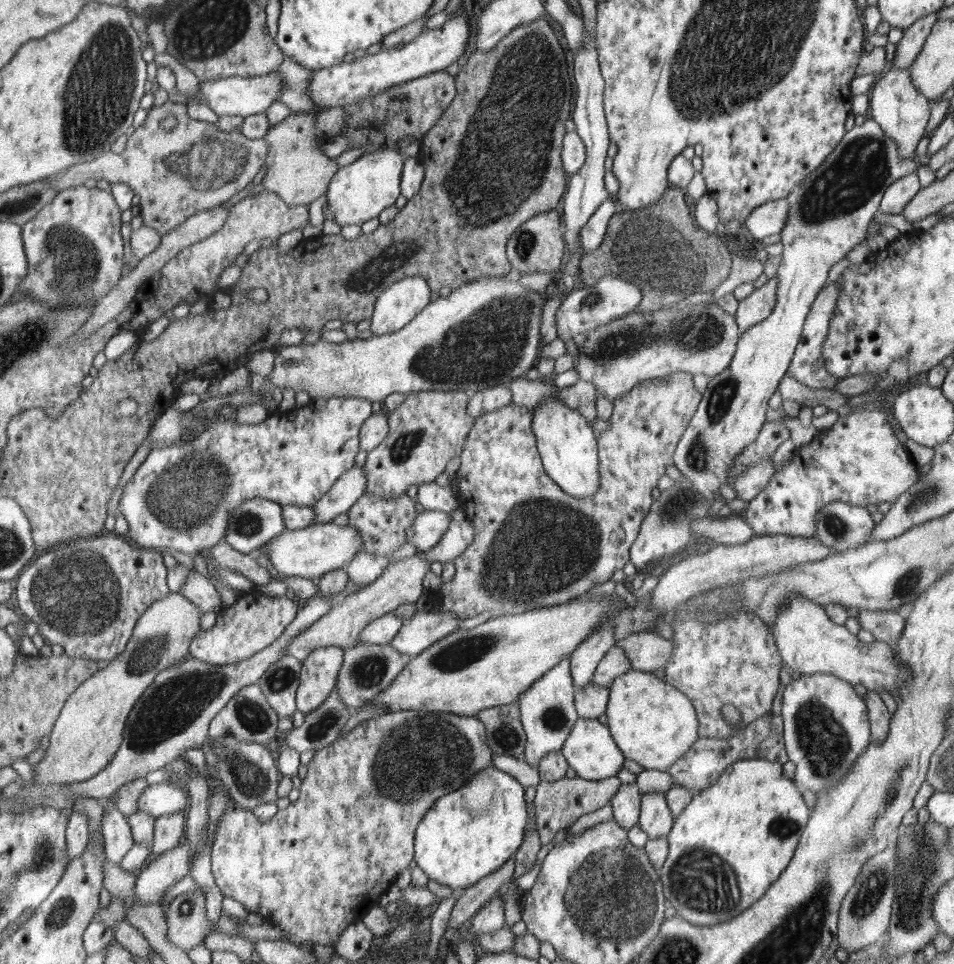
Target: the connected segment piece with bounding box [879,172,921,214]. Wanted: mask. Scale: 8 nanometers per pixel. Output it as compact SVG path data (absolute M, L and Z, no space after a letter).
M916 172L902 176L886 188L879 210L886 214L900 214L920 189Z

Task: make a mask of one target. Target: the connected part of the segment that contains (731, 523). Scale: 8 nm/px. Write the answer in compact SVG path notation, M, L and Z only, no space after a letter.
M709 517L702 521L695 521L692 525L694 538L706 536L718 545L746 544L755 537L754 529L741 519L728 520Z

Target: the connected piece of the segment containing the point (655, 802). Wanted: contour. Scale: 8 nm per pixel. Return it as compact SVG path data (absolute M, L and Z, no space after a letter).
M664 793L641 796L641 814L638 826L646 832L649 840L667 838L674 822Z

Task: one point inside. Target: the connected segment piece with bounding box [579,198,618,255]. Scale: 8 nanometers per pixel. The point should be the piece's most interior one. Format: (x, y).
(592, 234)

